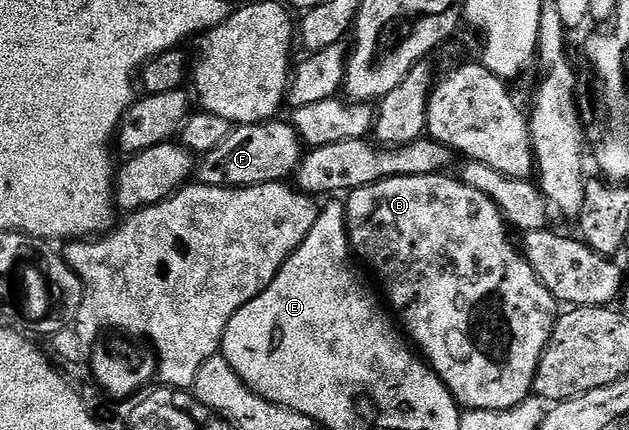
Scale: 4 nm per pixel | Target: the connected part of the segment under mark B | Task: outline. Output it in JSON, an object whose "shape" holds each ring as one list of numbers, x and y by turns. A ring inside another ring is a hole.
{"shape":[[441,172,439,174,423,174,422,176,384,178,366,188,351,191,344,202,348,245,351,246,353,255,361,263,363,263,362,261,368,262,369,268,380,277,381,287,379,286,379,289,382,294,382,289,384,289,383,297,386,302,386,297,388,297,387,305,390,307,391,313,398,319,399,325,402,327,403,333,410,339,411,345,419,351,424,361,446,384,448,391,456,397,456,405,464,410,509,410,522,404,532,394,532,385,540,357,550,340,552,329,556,326,558,303,555,296,540,283,534,268,530,268,530,264,518,249,517,243,516,246,512,243,512,238,508,235,510,227,504,221,498,204,494,204,494,200,490,200,490,196,478,192,476,188,470,188,457,177,447,178,448,176,447,173]]}

